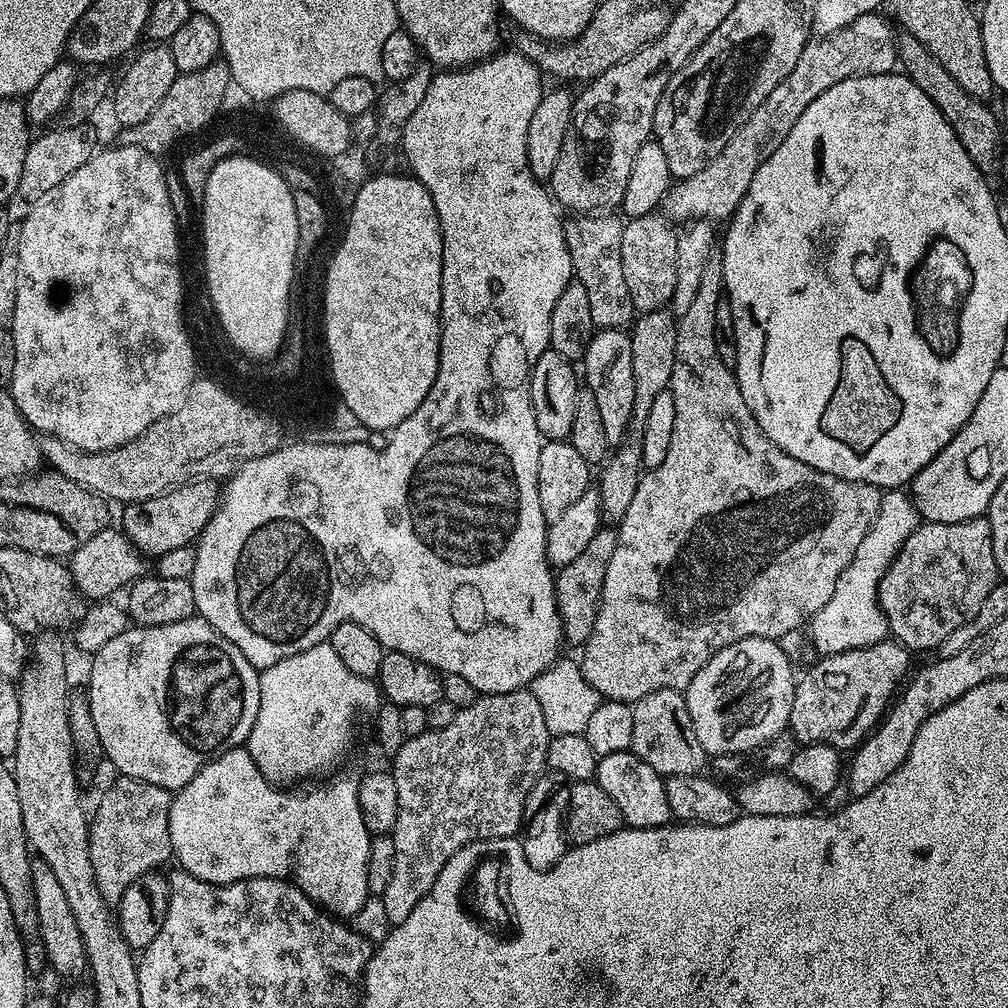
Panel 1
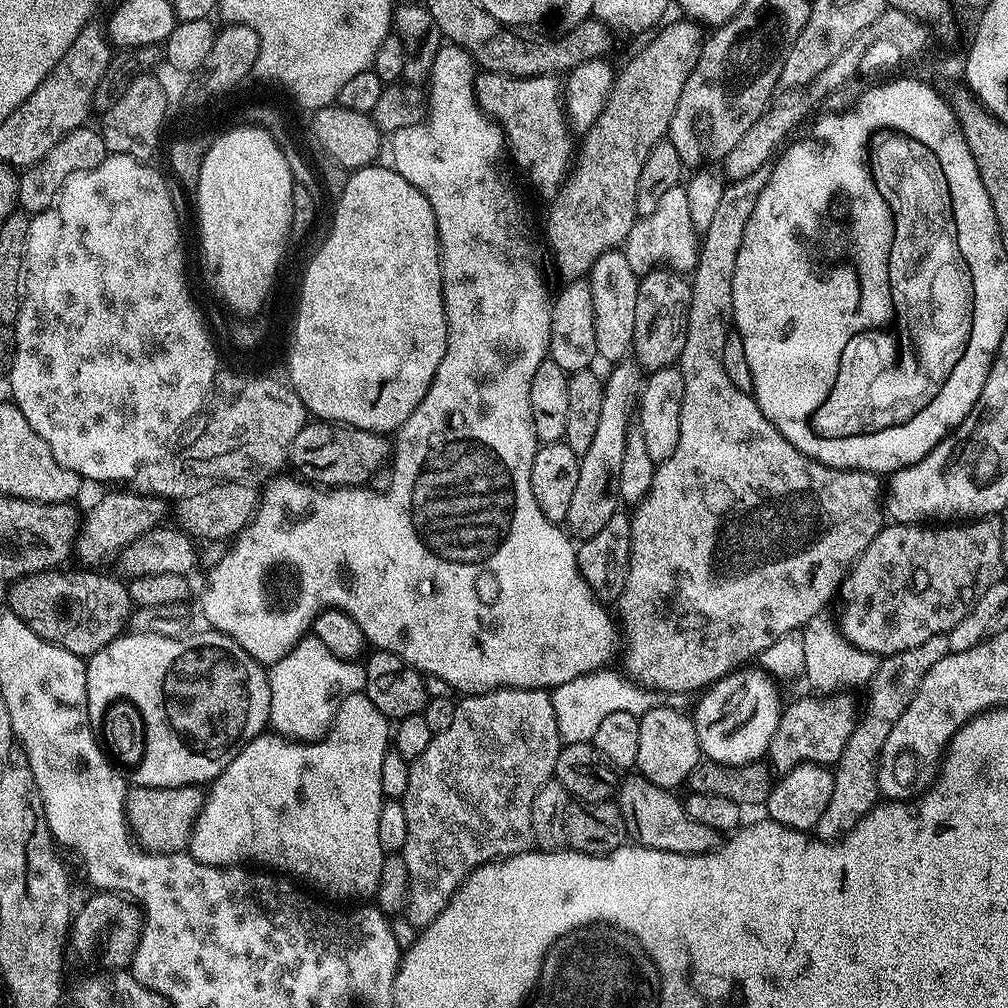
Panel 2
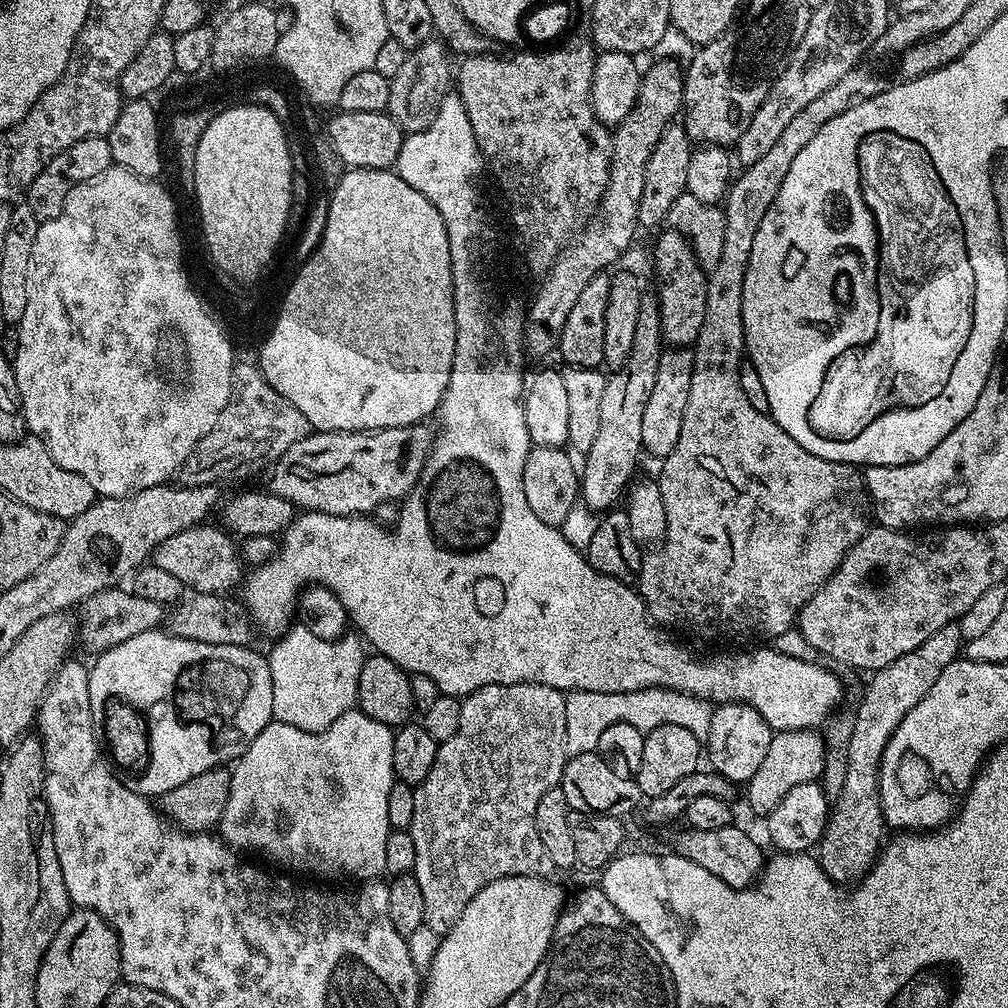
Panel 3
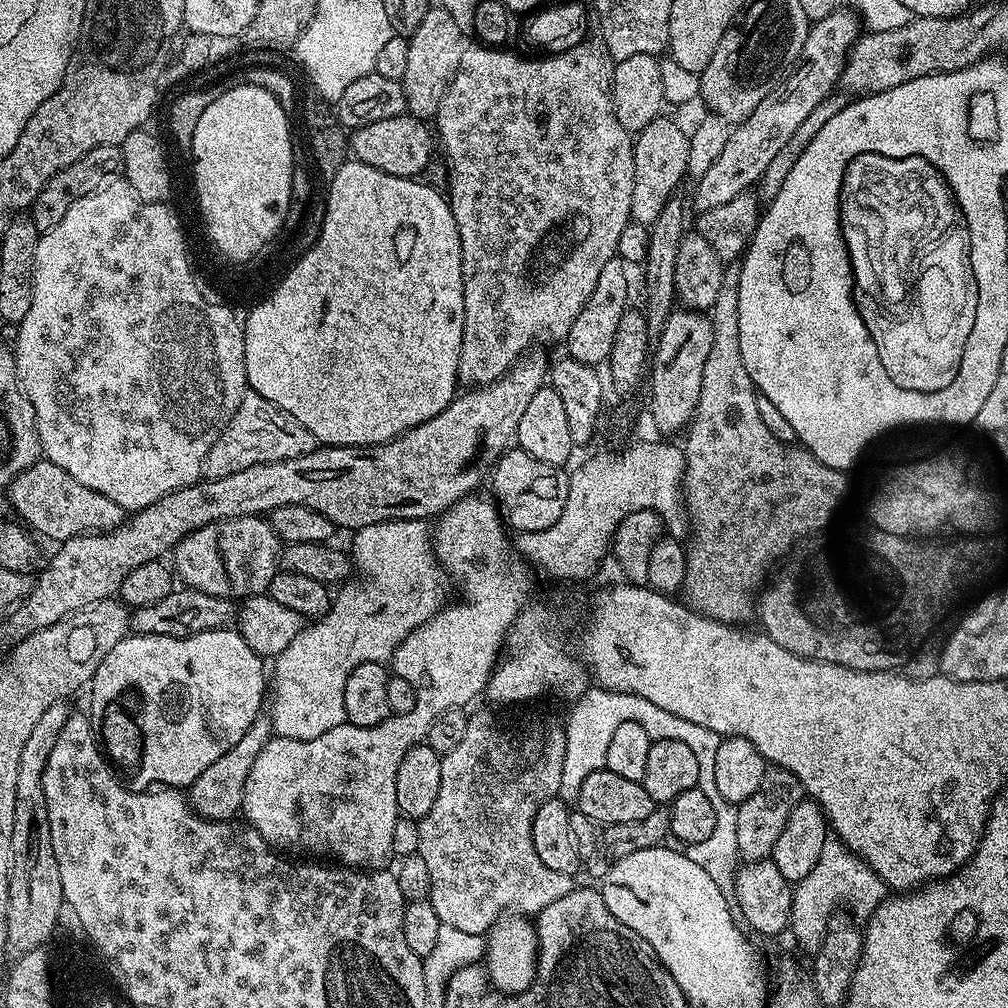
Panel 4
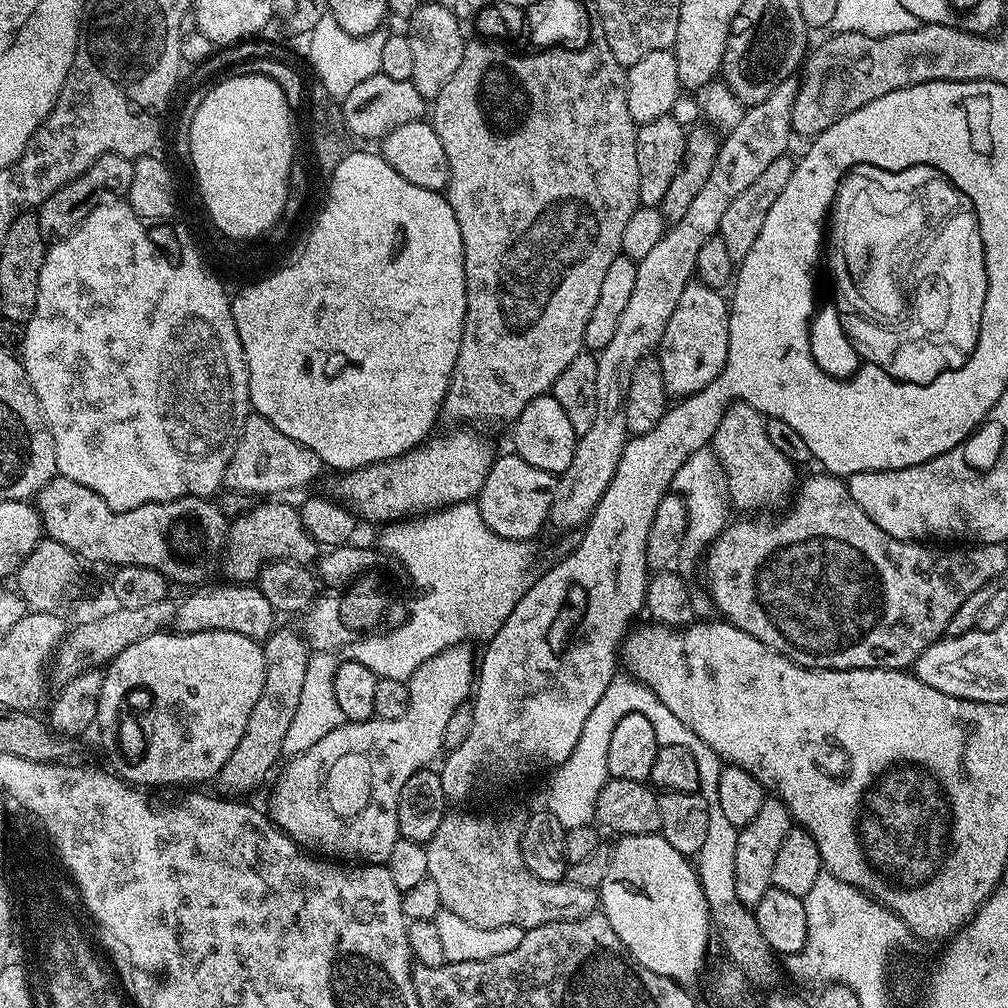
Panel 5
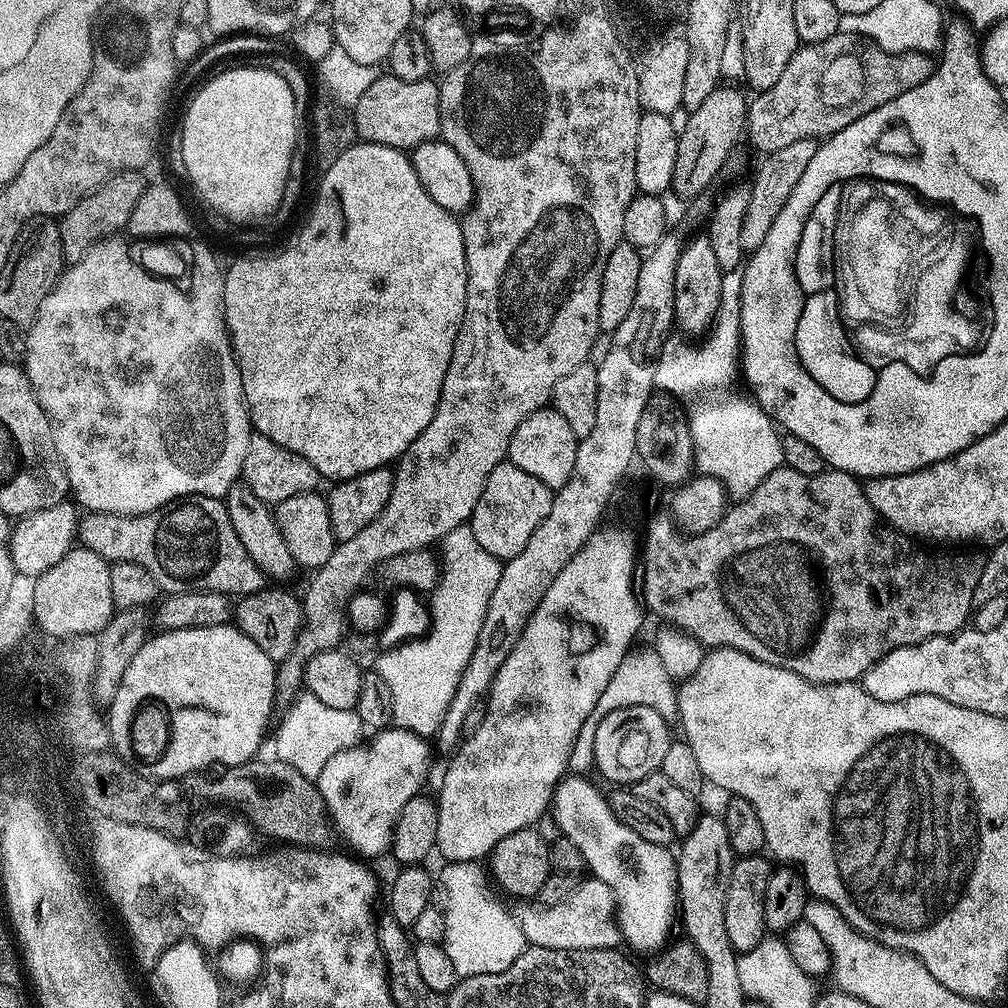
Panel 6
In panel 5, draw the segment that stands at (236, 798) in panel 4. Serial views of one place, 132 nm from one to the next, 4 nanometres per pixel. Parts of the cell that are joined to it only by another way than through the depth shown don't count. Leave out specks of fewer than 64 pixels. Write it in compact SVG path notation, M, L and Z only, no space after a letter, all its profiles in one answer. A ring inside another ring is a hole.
M282 628L273 631L272 635L263 641L262 694L258 694L258 702L254 702L254 710L250 710L250 722L246 722L246 734L242 742L234 746L234 754L226 758L226 764L222 766L218 777L221 788L219 791L228 798L247 797L244 796L247 792L254 791L268 775L273 775L277 767L276 759L284 752L290 722L294 722L294 713L298 710L298 698L302 696L302 681L306 679L310 648L299 631L296 633Z

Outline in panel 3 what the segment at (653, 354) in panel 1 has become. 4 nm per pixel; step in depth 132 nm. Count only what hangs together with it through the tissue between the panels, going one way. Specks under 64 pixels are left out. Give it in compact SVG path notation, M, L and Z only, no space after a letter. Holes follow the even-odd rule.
M664 230L660 234L652 248L652 260L656 263L654 291L660 303L664 343L674 348L686 348L695 345L698 334L702 334L708 273L700 267L691 242L681 232Z

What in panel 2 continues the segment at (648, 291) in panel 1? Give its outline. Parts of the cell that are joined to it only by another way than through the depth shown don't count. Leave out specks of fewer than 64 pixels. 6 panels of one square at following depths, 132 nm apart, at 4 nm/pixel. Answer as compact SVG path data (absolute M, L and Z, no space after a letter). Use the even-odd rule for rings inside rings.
M677 186L666 190L666 194L654 206L653 212L637 218L630 234L622 245L626 262L637 277L648 272L667 270L681 274L696 271L696 258L700 254L700 243L696 227L690 222L690 206L686 203L686 187Z

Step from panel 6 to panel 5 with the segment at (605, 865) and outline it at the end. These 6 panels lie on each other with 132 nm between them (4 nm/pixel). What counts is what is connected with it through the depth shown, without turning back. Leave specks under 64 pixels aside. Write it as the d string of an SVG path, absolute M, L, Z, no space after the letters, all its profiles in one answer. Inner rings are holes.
M659 834L654 836L620 836L617 841L616 848L611 849L612 857L608 863L606 878L598 889L599 895L602 897L602 911L605 918L610 922L610 926L614 926L614 934L618 934L618 938L624 943L628 955L646 970L650 970L654 974L662 974L666 978L677 982L698 979L700 971L704 968L704 955L708 952L708 936L710 940L714 929L712 919L708 916L706 898L704 897L704 891L700 888L700 880L696 876L695 867L690 863L689 857L682 855L678 850L674 850L674 846L670 846L670 842L666 842L663 836Z

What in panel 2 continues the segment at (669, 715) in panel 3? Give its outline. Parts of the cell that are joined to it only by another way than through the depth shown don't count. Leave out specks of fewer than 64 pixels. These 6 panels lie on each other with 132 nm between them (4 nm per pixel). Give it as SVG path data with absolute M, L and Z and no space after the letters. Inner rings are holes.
M608 671L587 672L578 678L570 678L570 682L562 682L562 686L551 689L554 718L558 722L558 734L564 744L591 742L600 723L610 714L621 712L641 717L654 706L652 700L654 696L649 689L641 688L639 684L625 678L619 671L618 673Z

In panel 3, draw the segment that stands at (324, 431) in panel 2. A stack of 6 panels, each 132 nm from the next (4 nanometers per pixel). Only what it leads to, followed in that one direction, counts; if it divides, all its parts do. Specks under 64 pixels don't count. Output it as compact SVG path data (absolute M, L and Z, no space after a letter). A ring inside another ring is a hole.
M421 422L411 424L405 428L379 428L376 432L318 432L313 431L306 438L302 438L302 442L294 442L294 446L290 446L290 450L286 450L286 454L282 454L276 459L276 463L271 465L270 472L272 477L266 484L267 491L278 494L282 498L286 498L291 504L295 504L297 509L307 510L309 512L321 512L322 514L334 514L335 516L363 516L372 514L379 504L388 504L391 500L395 502L403 501L404 497L411 492L420 479L420 471L424 469L424 460L428 456L428 451L432 448L434 439L433 429L428 429L427 423Z

